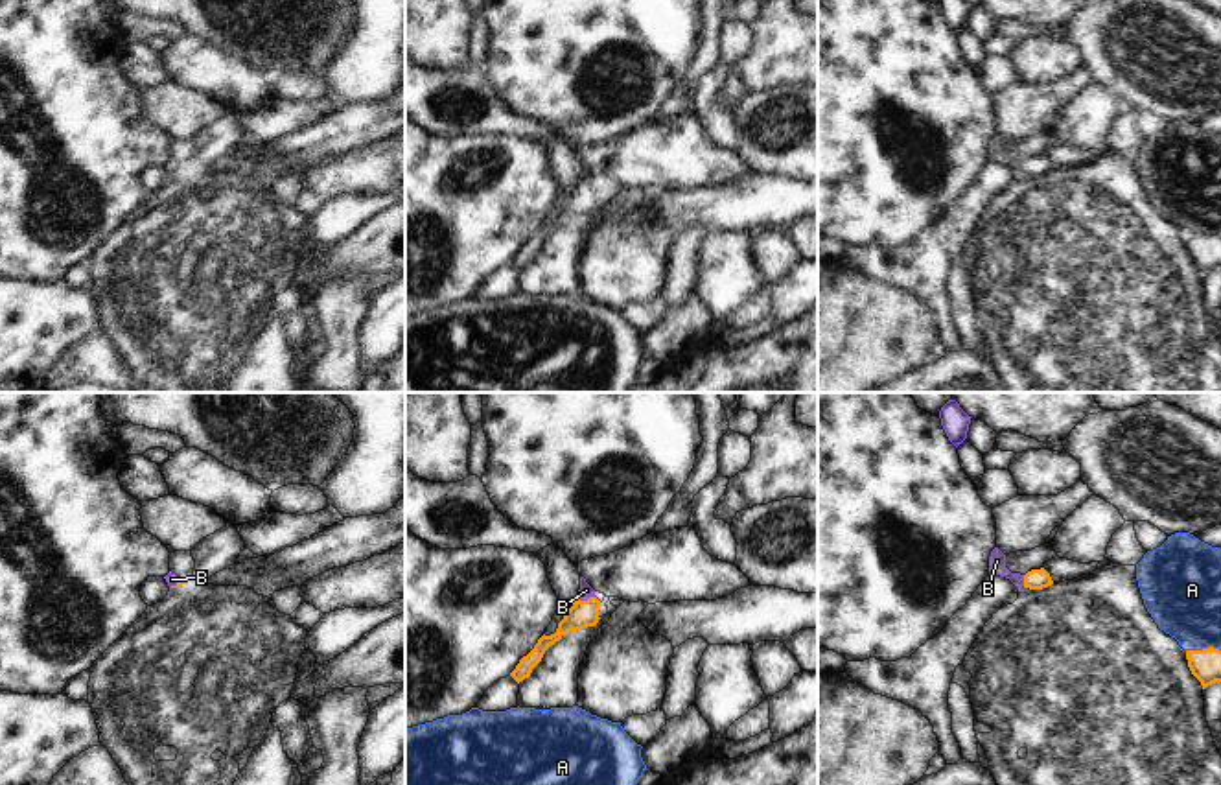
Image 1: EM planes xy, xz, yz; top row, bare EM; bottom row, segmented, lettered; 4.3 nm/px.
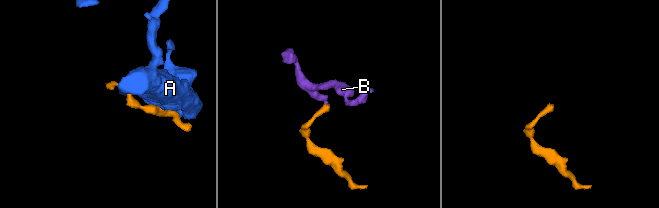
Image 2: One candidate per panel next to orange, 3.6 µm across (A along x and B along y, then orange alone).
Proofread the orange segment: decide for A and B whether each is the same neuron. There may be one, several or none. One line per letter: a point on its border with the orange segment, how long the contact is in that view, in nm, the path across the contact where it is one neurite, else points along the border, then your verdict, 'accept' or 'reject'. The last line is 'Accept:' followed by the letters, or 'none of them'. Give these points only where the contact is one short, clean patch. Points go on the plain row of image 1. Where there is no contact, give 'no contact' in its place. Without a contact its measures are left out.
A: contact yz (1203, 236); length 150 nm; border yz (1220, 236), (1186, 238); reject
B: contact xz (588, 187); length 70 nm; way xz (582, 201), (588, 187), (586, 177); accept
Accept: B

